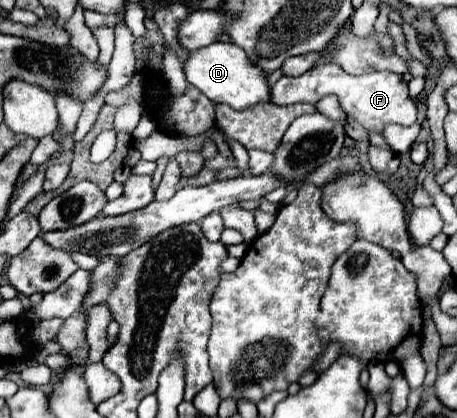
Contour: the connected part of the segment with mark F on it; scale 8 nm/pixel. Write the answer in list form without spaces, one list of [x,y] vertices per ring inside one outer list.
[[[322,63],[298,77],[280,77],[272,85],[272,103],[310,103],[316,105],[322,97],[336,95],[346,117],[354,117],[368,133],[382,133],[386,125],[412,125],[416,123],[416,105],[408,97],[408,85],[400,75],[390,71],[370,71],[364,75],[348,75],[334,63]]]

